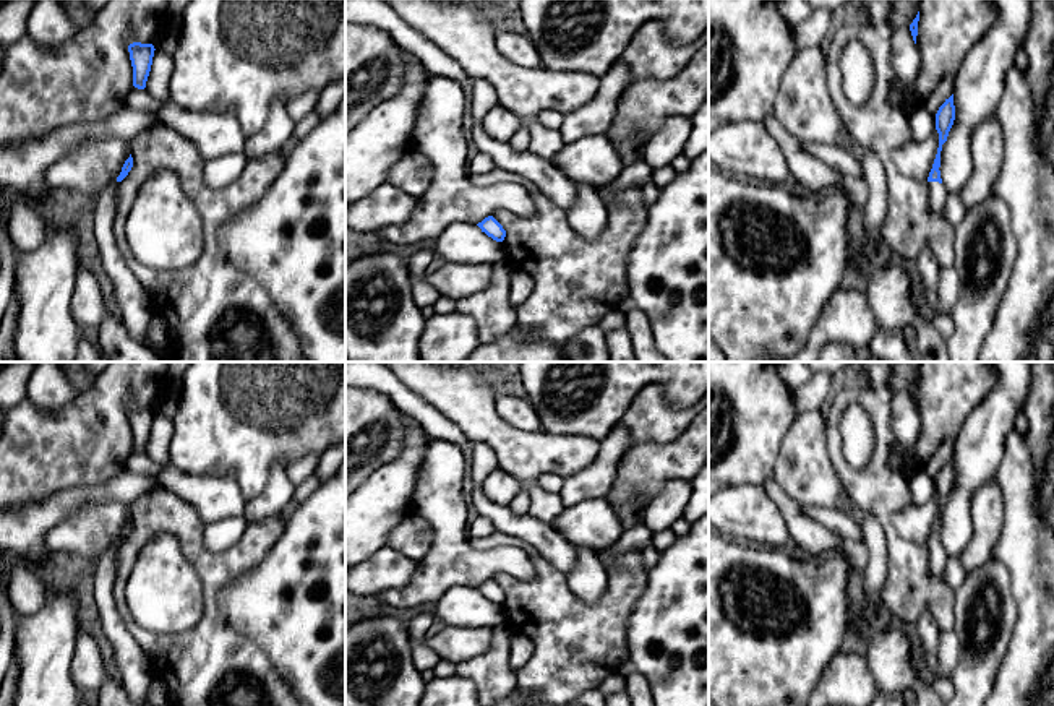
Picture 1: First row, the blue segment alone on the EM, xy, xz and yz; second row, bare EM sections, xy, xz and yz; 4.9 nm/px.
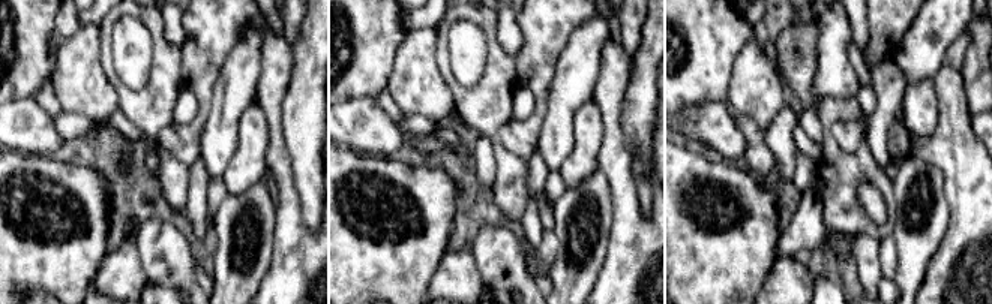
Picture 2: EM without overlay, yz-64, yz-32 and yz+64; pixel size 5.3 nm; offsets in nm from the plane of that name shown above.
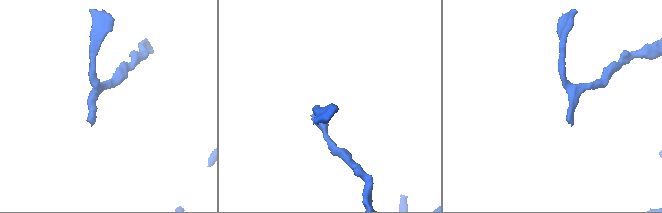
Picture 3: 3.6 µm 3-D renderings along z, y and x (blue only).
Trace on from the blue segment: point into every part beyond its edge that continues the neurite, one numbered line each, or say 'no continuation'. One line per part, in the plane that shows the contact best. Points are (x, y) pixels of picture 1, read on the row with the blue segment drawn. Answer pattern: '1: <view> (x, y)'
1: yz (938, 193)

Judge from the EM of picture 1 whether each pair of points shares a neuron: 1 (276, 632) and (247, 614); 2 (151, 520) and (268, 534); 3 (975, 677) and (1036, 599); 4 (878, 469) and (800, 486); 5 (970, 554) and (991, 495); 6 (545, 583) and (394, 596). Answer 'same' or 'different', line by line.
1: same
2: same
3: different
4: different
5: same
6: different

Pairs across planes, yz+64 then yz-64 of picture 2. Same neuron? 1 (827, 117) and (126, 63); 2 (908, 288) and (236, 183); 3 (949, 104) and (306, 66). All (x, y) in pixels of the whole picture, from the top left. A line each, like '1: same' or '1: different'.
1: different
2: different
3: different

